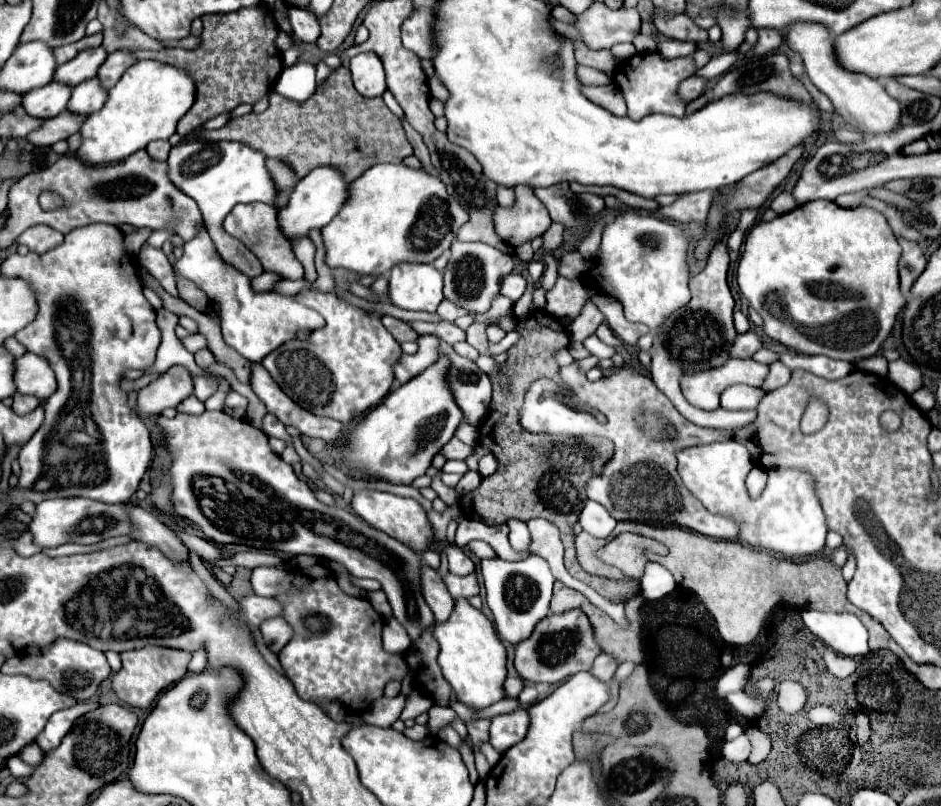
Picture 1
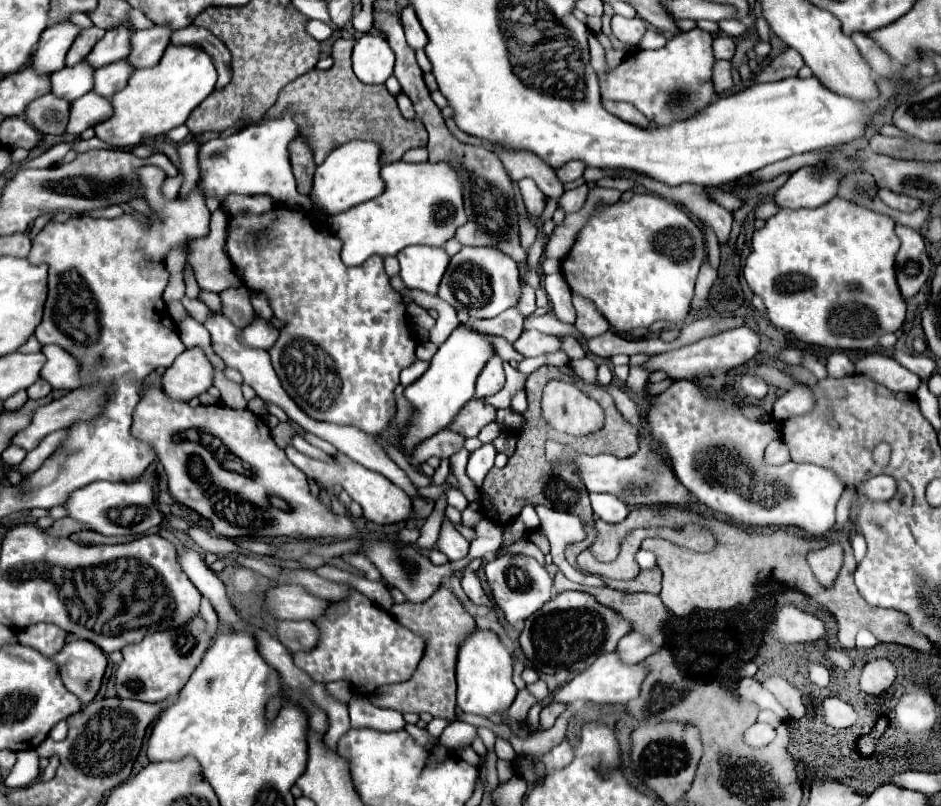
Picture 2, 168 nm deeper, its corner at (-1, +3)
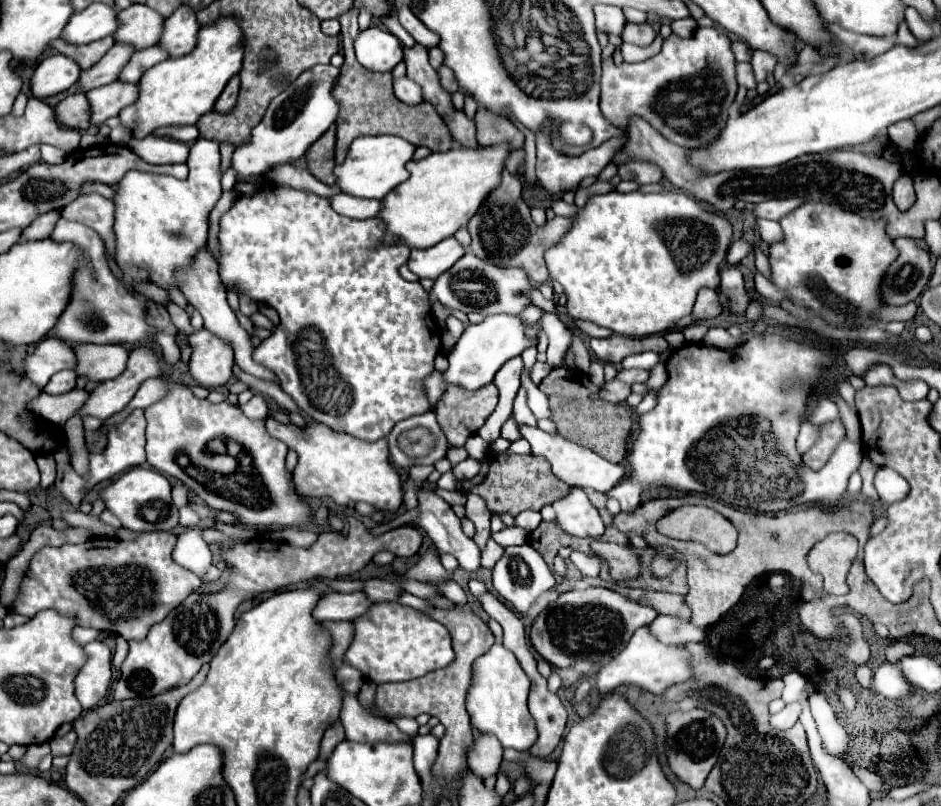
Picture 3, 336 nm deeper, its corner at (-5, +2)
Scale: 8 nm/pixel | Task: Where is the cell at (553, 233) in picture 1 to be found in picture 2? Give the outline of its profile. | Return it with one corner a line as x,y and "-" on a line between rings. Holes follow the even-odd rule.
582,184
578,188
572,188
572,190
566,190
562,194
562,198
558,200
558,208
562,208
564,214
578,212
578,210
582,210
582,206
586,202
586,196
588,196
588,186
586,184

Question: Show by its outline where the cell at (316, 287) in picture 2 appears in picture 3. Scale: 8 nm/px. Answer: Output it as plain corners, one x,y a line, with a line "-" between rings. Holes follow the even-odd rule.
288,185
268,187
258,193
238,197
234,201
232,209
222,215
220,233
218,233
218,241
220,241
218,267
220,267
222,283
238,287
252,301
266,303
266,305
274,307
280,315
280,325
274,329
274,333
268,339
264,339
256,347
254,361
264,365
266,369
270,369
276,375
282,391
294,399
294,403
298,405
300,411
310,415
314,421
332,427
334,431
350,433
362,441
378,441
378,439
386,437
398,421
408,419
412,415
426,413
432,409
432,405
426,397
426,391
424,391
424,379
434,371
434,359
442,347
440,345
440,327
438,327
436,319
430,315
430,295
426,293
426,289
420,283
410,283
410,281
402,279
398,273
400,265
404,265
410,257
410,247
404,245
402,241
398,241
396,245
386,245
384,235
386,235
386,225
382,223
382,219
372,217
372,219
356,221
350,217
342,217
330,207
330,199
318,197
312,191
294,189

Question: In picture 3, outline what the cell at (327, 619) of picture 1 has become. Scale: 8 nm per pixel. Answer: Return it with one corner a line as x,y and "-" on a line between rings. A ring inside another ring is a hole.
374,603
368,615
354,621
356,637
346,653
346,663
360,669
376,683
410,681
452,663
454,651
448,629
432,617
400,603

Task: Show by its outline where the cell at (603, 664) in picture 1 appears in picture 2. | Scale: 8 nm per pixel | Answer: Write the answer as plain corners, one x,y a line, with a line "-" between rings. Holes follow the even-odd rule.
630,632
628,636
624,636
618,642
616,652
620,654
620,658
624,662
640,662
646,656
650,656
652,652
656,652
656,646
652,646
652,642
648,638
644,638
638,632

